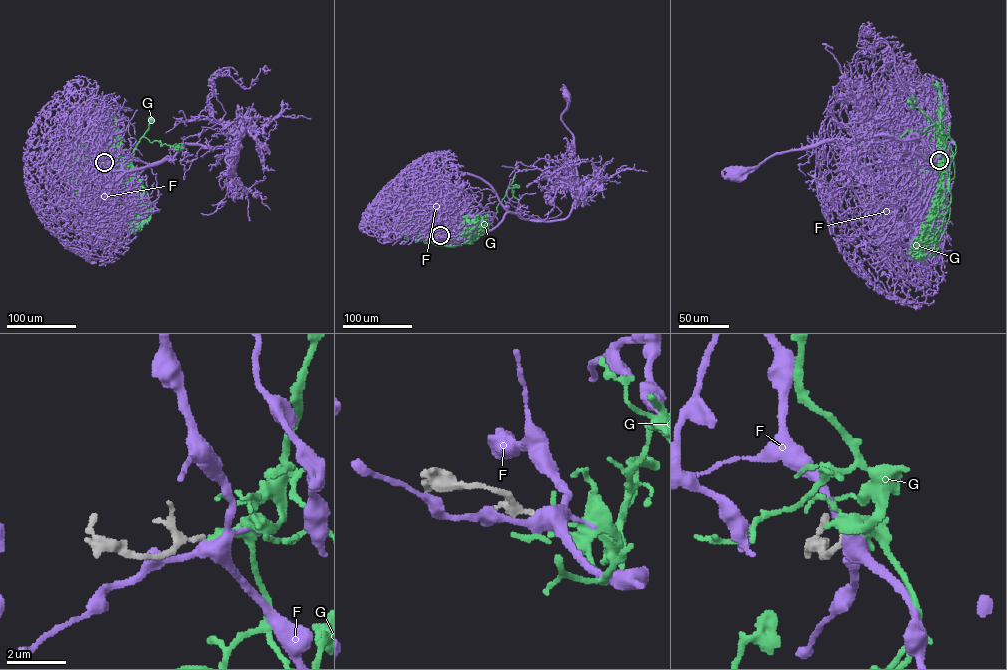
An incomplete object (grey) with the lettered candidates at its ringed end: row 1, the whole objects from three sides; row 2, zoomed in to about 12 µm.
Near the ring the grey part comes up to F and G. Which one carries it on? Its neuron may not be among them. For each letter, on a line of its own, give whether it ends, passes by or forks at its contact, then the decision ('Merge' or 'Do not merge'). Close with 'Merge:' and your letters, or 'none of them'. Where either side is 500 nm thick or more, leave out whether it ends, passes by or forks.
F: It forks there. Do not merge
G: It ends there. Merge
Merge: G

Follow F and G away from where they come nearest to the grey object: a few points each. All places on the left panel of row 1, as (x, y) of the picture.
F: (104, 162), (103, 151), (113, 150), (154, 163), (183, 144), (240, 145), (225, 159), (230, 171)
G: (104, 162), (115, 151), (111, 146), (109, 148), (122, 161), (130, 160), (151, 119)

